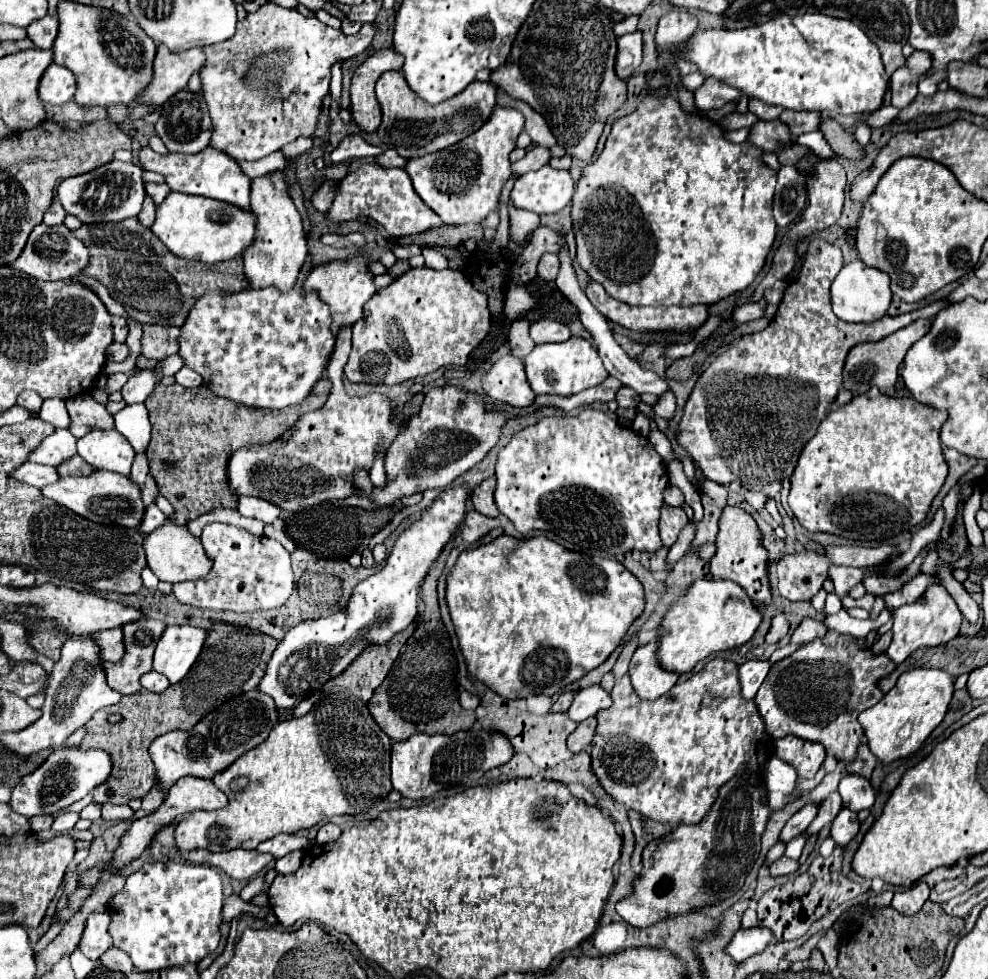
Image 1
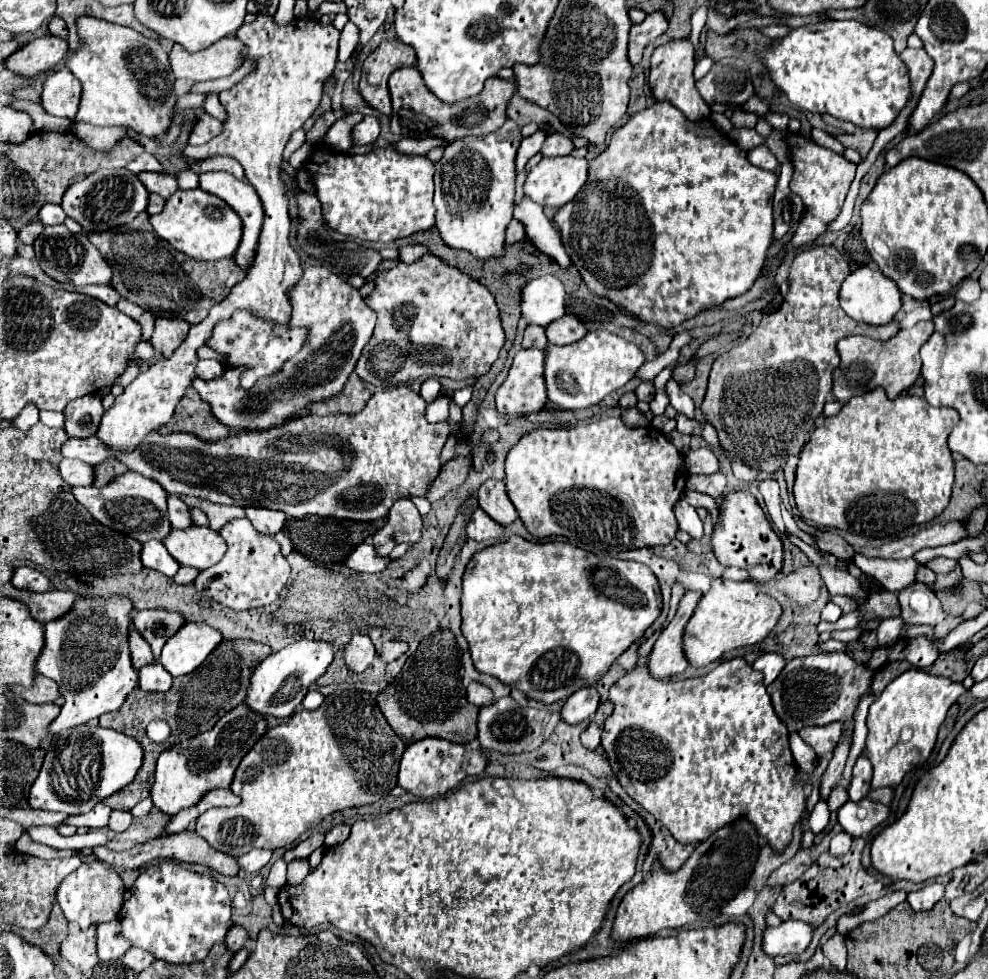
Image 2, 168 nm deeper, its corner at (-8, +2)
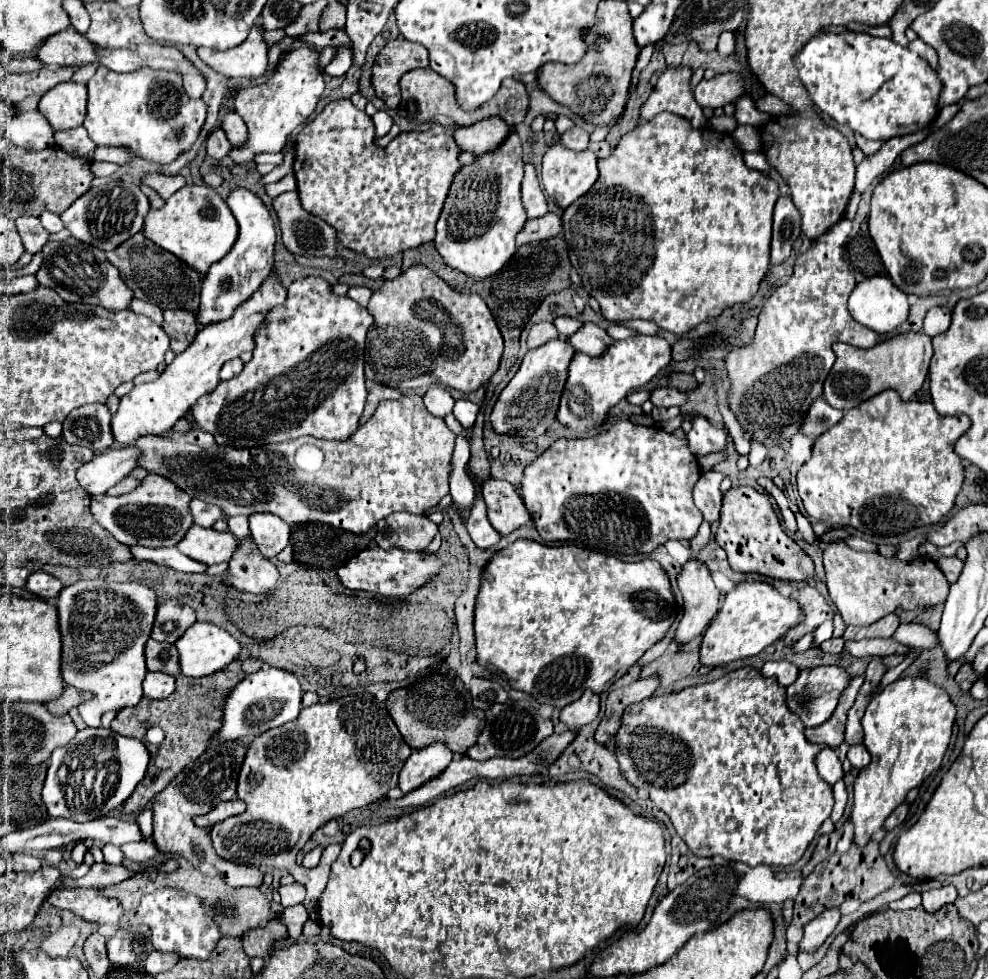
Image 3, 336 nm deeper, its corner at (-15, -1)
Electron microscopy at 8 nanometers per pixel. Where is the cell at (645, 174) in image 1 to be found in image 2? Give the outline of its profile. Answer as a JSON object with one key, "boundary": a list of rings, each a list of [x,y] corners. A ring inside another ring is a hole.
{"boundary":[[[655,102],[653,106],[633,114],[625,126],[621,126],[619,130],[613,132],[607,150],[601,152],[589,164],[589,178],[583,184],[581,192],[555,214],[555,222],[561,230],[563,246],[569,254],[571,262],[579,268],[583,280],[597,296],[605,296],[605,298],[613,300],[615,304],[623,304],[629,312],[633,312],[643,322],[653,322],[663,328],[673,328],[681,322],[693,318],[703,308],[711,308],[711,306],[723,304],[729,298],[745,294],[753,286],[753,282],[759,278],[759,272],[767,258],[767,250],[773,242],[771,200],[773,200],[775,184],[777,184],[775,172],[753,166],[747,160],[747,152],[743,148],[737,148],[737,144],[729,136],[725,136],[709,118],[691,122],[671,102]]]}

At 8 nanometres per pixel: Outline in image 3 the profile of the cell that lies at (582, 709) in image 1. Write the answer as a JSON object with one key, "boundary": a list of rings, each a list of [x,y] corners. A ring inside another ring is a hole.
{"boundary":[[[584,691],[580,699],[572,701],[560,711],[560,723],[564,723],[570,729],[588,725],[598,715],[598,707],[600,707],[598,695],[592,691]]]}

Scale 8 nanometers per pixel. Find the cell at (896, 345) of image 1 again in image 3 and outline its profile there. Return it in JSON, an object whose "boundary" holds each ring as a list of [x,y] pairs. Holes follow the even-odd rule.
{"boundary":[[[902,333],[898,337],[886,339],[870,349],[858,349],[846,343],[834,343],[836,363],[824,381],[824,399],[828,405],[848,411],[858,403],[886,391],[894,389],[904,401],[908,401],[924,383],[928,365],[932,359],[932,343],[924,333]]]}

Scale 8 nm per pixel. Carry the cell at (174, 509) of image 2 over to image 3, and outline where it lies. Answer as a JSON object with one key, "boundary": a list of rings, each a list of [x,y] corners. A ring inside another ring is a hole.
{"boundary":[[[192,499],[192,515],[196,519],[196,525],[200,527],[212,527],[218,519],[226,517],[218,505],[206,503],[202,499]]]}

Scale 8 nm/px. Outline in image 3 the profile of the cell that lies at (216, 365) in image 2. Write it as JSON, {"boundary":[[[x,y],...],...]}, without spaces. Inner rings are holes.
{"boundary":[[[240,357],[230,359],[228,363],[224,363],[224,367],[222,367],[222,371],[220,371],[220,379],[230,379],[230,377],[238,375],[238,373],[242,371],[242,367],[244,367],[244,363],[242,363]]]}

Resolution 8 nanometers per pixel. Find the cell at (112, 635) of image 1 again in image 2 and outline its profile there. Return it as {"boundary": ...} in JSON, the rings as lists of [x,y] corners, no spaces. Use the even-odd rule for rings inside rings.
{"boundary":[[[129,628],[129,650],[131,650],[131,662],[135,670],[139,670],[145,664],[153,664],[151,648],[135,628]]]}

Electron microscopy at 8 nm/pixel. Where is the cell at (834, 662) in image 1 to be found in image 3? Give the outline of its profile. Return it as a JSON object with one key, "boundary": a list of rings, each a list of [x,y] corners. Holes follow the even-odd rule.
{"boundary":[[[836,665],[804,669],[804,671],[800,671],[798,679],[790,687],[786,687],[786,703],[788,703],[790,711],[800,715],[800,719],[806,727],[816,727],[832,715],[832,711],[836,709],[838,697],[848,683],[850,683],[850,675],[842,667],[836,667]]]}

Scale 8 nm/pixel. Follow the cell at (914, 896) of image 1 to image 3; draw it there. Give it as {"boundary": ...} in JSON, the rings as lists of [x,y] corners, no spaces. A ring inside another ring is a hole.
{"boundary":[[[946,885],[946,887],[940,887],[940,889],[930,889],[930,891],[922,893],[922,907],[928,913],[934,913],[944,905],[954,903],[956,897],[958,897],[958,893],[956,893],[956,887],[952,887],[952,885]]]}

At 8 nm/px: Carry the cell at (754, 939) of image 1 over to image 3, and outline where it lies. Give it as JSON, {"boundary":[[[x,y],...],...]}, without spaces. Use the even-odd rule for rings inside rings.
{"boundary":[[[832,907],[820,913],[812,923],[804,927],[804,937],[798,947],[804,951],[814,951],[816,947],[820,947],[820,943],[824,943],[824,939],[836,929],[836,925],[840,923],[840,917],[842,913],[838,907]]]}

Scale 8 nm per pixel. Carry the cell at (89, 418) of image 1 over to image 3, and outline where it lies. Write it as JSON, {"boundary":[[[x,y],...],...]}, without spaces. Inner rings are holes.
{"boundary":[[[84,405],[64,419],[62,437],[70,445],[86,445],[96,453],[102,453],[114,445],[110,417],[106,405]]]}

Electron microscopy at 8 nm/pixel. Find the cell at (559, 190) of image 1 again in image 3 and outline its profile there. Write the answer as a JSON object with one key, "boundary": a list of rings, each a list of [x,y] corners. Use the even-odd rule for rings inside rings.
{"boundary":[[[562,143],[550,145],[548,151],[544,153],[544,161],[542,161],[542,183],[544,183],[546,193],[554,199],[554,203],[558,207],[566,209],[578,197],[586,195],[590,191],[590,187],[596,183],[596,179],[598,179],[596,163],[598,163],[598,157],[590,149],[586,149],[586,151],[572,151],[568,147],[564,147]]]}

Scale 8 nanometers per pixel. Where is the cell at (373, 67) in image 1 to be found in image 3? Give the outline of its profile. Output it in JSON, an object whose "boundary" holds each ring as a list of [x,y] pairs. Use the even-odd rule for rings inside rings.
{"boundary":[[[404,37],[388,41],[378,53],[372,67],[372,87],[388,109],[396,109],[400,103],[400,77],[418,67],[428,67],[428,51]]]}

